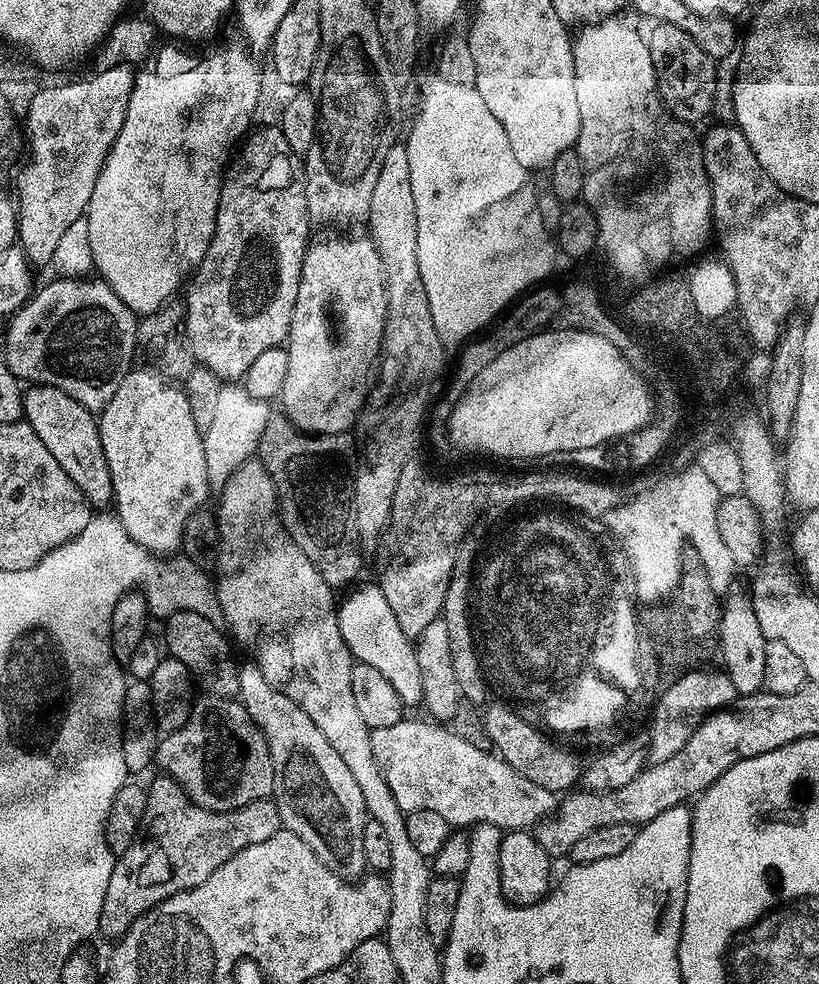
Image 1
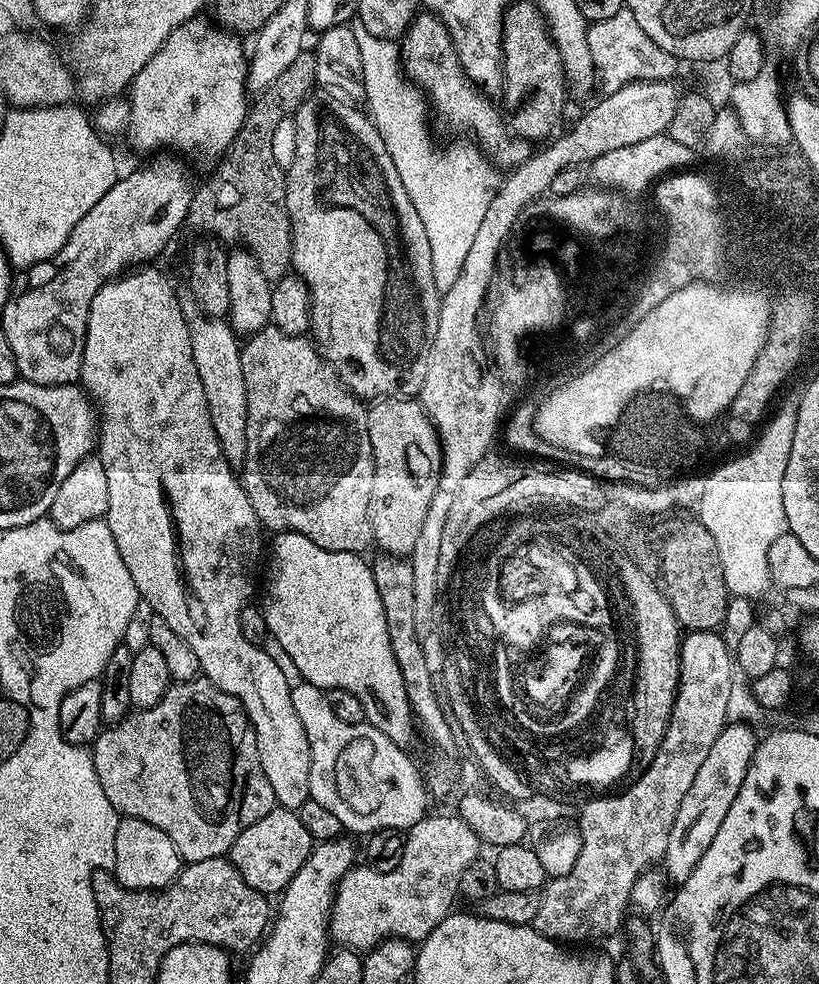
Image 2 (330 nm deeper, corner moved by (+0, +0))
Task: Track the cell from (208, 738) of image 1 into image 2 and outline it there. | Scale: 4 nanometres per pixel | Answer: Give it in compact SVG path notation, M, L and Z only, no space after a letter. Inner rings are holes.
M197 678L195 680L182 680L169 684L166 694L149 708L142 708L129 712L122 722L105 727L100 735L90 745L94 770L98 774L98 782L102 782L102 790L106 790L106 798L110 798L110 806L121 817L142 818L142 822L150 822L150 826L158 826L162 834L170 838L170 842L176 844L176 849L181 861L193 864L194 862L206 862L206 858L227 857L232 851L234 842L242 830L254 826L258 818L266 818L272 809L277 807L274 798L274 790L270 786L270 778L266 778L266 770L262 770L262 762L258 758L258 742L252 723L248 720L243 706L230 694L226 694L218 686L214 686L209 680Z

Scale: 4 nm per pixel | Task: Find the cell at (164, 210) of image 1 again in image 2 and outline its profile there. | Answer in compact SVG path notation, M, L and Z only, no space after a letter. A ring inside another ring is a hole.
M193 18L174 29L166 38L166 42L162 42L158 54L154 54L154 58L150 58L150 62L146 62L146 66L142 66L142 70L138 70L138 74L132 79L132 83L127 89L128 126L126 137L128 136L129 142L140 152L156 152L159 148L177 148L180 152L197 152L200 156L216 156L215 158L220 158L232 147L238 130L243 126L244 119L248 117L250 107L250 93L248 90L249 57L246 55L245 45L244 48L240 45L241 37L239 35L217 26L211 19L208 19L209 21L200 19L204 18Z

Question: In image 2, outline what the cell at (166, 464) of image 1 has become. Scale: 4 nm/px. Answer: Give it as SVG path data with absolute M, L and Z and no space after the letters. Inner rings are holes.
M140 266L127 274L121 274L109 280L98 290L98 294L94 294L88 307L88 329L84 339L79 383L88 393L98 413L98 455L102 466L106 466L106 482L110 486L110 506L106 517L110 534L114 534L118 554L122 554L122 562L126 562L126 570L130 570L130 578L134 578L134 586L140 591L141 601L149 604L153 613L161 616L166 626L170 626L170 630L174 630L174 634L178 634L182 642L186 642L186 646L194 650L203 679L209 680L211 684L230 694L243 706L256 732L258 758L262 762L262 770L266 770L266 778L270 778L270 786L274 790L277 805L299 810L310 798L310 742L306 738L306 730L302 730L302 721L298 719L298 714L294 710L292 688L286 682L282 670L278 670L274 658L270 658L270 654L266 654L263 647L251 645L242 636L242 629L239 626L240 609L246 602L252 600L252 583L256 580L260 551L263 548L265 551L266 548L266 536L264 540L265 533L262 531L258 514L254 506L250 506L250 498L237 473L226 462L222 454L222 446L218 442L218 434L214 434L214 426L210 422L210 410L206 406L206 394L202 390L202 378L198 378L198 366L194 366L188 319L184 317L184 311L180 305L181 297L176 296L175 286L158 269L152 267L156 266Z

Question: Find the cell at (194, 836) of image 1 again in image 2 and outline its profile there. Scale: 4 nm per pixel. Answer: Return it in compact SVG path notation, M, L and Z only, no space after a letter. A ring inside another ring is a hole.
M275 807L266 818L258 818L254 826L242 830L234 842L230 859L254 890L265 894L283 893L284 887L302 870L306 858L311 854L314 841L310 830L302 826L299 815L291 808Z

